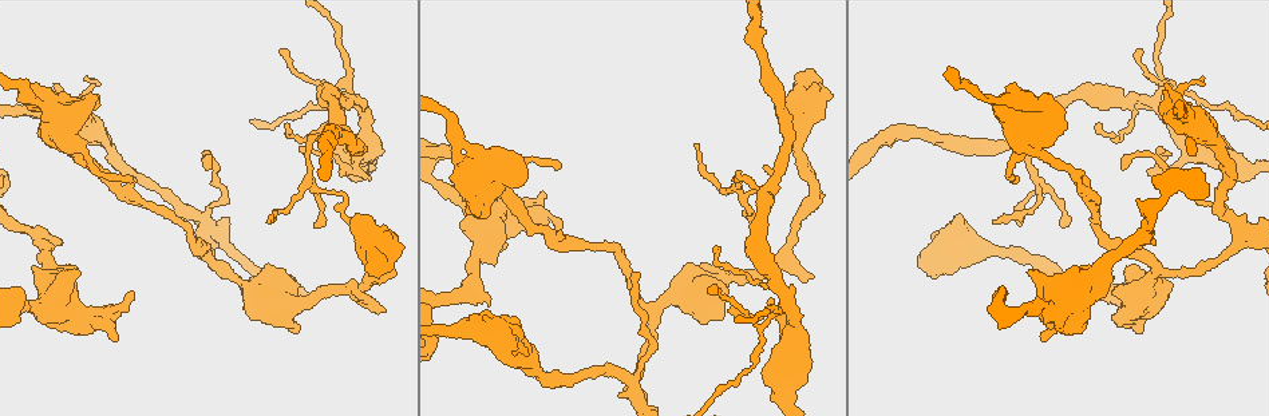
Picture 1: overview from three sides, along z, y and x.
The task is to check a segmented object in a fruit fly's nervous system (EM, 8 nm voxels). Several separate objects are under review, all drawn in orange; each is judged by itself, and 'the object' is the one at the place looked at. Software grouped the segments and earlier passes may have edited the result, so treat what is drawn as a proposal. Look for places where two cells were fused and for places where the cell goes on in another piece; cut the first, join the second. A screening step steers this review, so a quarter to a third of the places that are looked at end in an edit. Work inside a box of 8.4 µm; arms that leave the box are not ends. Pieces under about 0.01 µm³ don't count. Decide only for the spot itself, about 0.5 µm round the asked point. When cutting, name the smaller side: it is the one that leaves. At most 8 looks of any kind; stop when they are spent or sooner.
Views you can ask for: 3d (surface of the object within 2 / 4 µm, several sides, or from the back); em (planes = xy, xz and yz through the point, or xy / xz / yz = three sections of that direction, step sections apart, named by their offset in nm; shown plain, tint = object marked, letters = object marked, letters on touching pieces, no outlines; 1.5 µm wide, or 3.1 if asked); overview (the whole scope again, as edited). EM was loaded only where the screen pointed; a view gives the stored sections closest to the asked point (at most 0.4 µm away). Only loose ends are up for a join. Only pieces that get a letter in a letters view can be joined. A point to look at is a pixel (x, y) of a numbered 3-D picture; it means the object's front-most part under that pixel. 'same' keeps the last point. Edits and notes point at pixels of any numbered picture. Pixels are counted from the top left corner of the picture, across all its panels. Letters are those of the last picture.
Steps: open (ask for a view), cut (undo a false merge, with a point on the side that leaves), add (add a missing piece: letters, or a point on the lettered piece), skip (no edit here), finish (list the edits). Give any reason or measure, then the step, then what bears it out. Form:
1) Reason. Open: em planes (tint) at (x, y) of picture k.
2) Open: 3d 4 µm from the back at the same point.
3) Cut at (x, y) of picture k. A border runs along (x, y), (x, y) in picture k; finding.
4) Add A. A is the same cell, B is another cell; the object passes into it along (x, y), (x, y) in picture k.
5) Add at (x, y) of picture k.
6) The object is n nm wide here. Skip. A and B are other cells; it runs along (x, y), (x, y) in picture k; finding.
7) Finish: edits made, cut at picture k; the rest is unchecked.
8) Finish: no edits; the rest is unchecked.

An open end. Open: em yz step 8 (tint) at (812, 277) of picture 1.

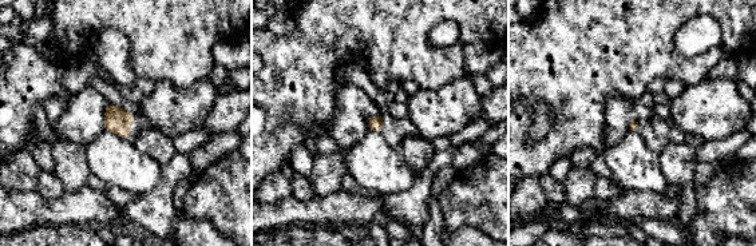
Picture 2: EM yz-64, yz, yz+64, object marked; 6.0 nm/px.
Cut it another way. Open: em planes (letters) at the same point.

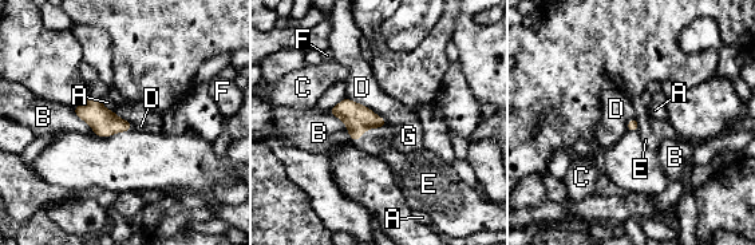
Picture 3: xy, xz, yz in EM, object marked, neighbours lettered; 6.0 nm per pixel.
Add E. E is the same cell, A, B, C, D, F and G are other cells; the object passes into it along (358, 118), (368, 127), (378, 142) in picture 3; the cell continues.

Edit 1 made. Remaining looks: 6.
Four or more arms meet. Open: 3d 4 µm at (632, 393) of picture 1.

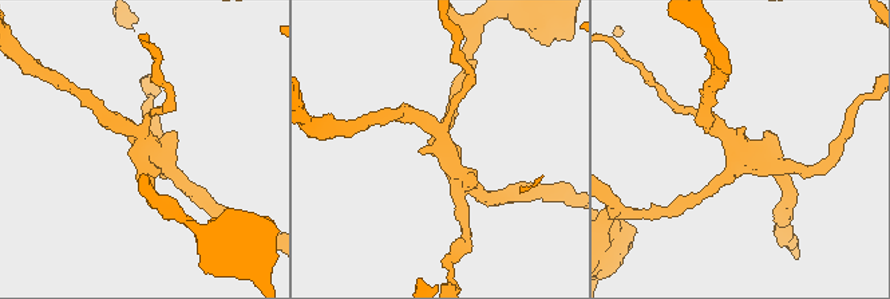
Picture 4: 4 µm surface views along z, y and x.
4 arms meet here; need the tissue. Open: em xz step 4 (tint) at (437, 144) of picture 4.

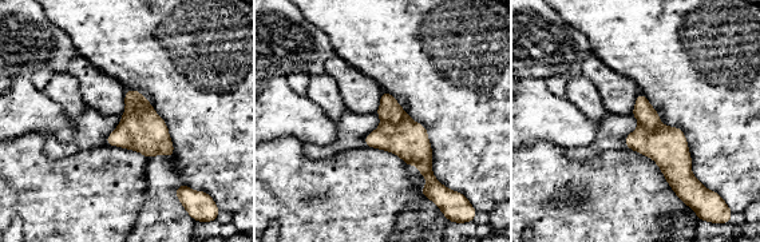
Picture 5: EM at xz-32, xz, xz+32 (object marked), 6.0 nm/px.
See the neighbours. Open: em xz step 4 (letters) at the same point.

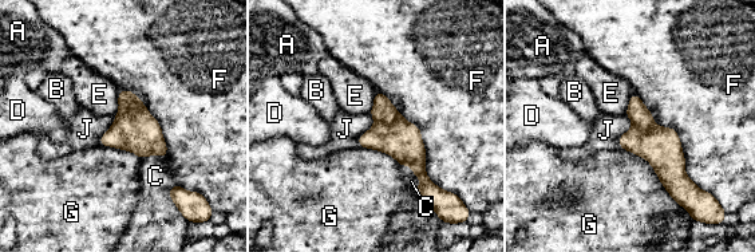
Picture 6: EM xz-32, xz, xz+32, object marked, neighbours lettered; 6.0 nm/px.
The longest contact is with F, 700 nm. Cut at (402, 140) of picture 6. A, B, C, D, E, F, G and J are other cells; a border runs along (398, 111), (392, 121), (375, 121) in picture 6; a second cell is stuck on.

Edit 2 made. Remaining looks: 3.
Finish: edits made, add at picture 3, cut at picture 6; the rest is unchecked.

